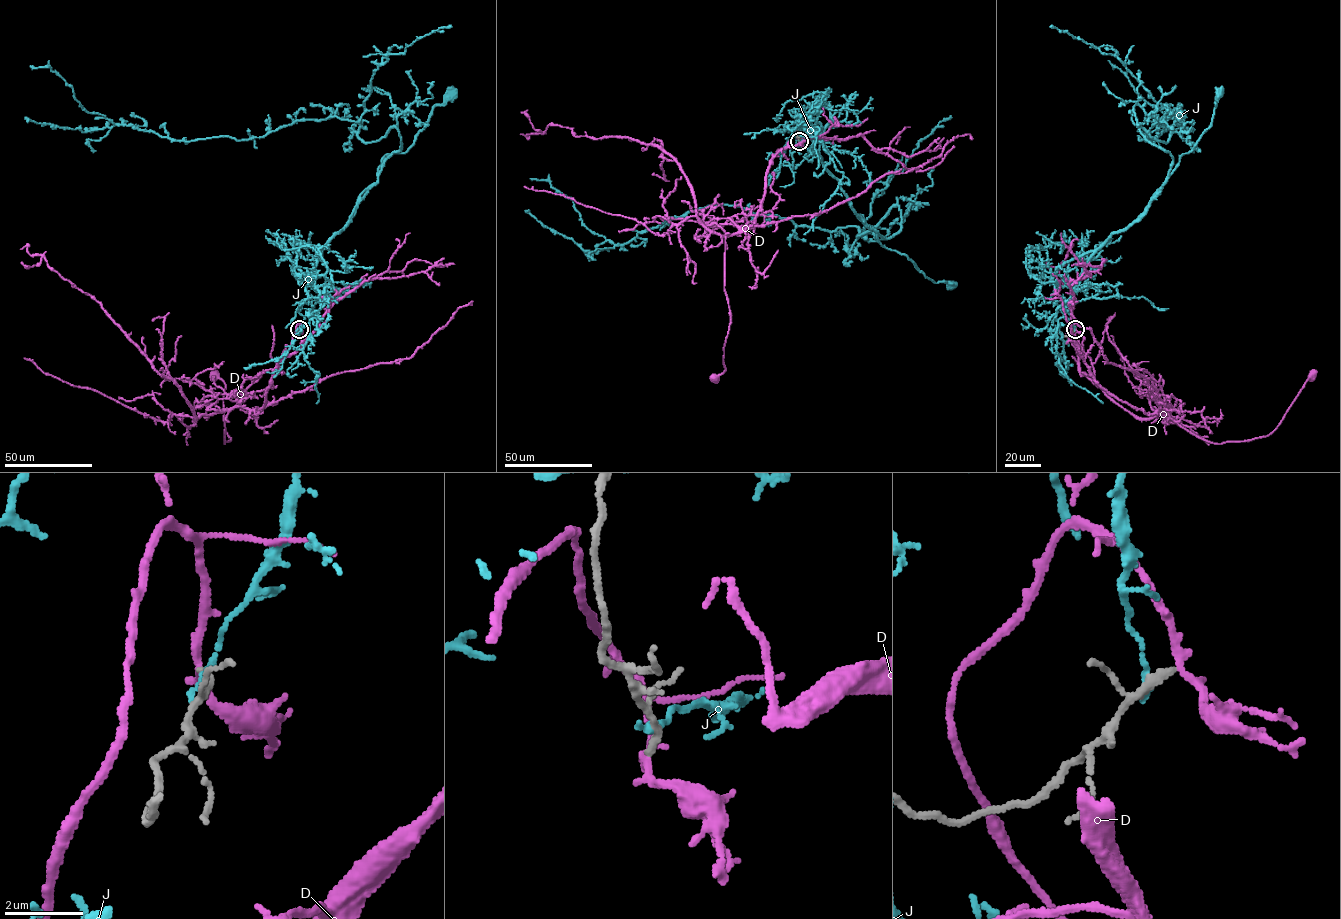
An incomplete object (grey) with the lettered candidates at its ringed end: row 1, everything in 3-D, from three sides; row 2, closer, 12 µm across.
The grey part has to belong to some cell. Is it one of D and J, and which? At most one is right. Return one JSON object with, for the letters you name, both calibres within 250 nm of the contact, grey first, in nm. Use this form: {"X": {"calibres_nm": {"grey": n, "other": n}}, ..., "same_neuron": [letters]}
{"same_neuron": []}

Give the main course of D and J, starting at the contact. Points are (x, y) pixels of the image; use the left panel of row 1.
D: (299, 330), (297, 323), (261, 409), (229, 410), (224, 443), (230, 439), (225, 384), (214, 375)
J: (299, 330), (299, 303), (320, 300), (312, 272), (322, 249), (376, 182), (382, 159), (407, 150), (452, 92)

